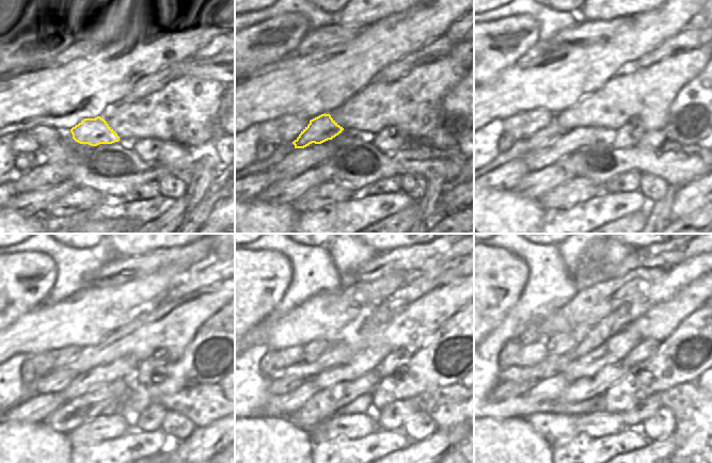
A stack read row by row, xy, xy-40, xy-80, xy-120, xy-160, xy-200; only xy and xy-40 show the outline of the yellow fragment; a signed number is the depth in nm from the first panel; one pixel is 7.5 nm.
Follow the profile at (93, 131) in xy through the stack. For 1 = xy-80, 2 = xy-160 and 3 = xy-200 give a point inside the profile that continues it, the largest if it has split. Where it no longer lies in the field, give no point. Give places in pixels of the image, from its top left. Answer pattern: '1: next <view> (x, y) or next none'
1: next xy-80 (542, 138)
2: next xy-160 (279, 386)
3: next xy-200 (510, 389)

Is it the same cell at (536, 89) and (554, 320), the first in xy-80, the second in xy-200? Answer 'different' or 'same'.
same

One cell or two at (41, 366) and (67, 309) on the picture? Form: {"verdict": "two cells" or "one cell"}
{"verdict": "two cells"}

